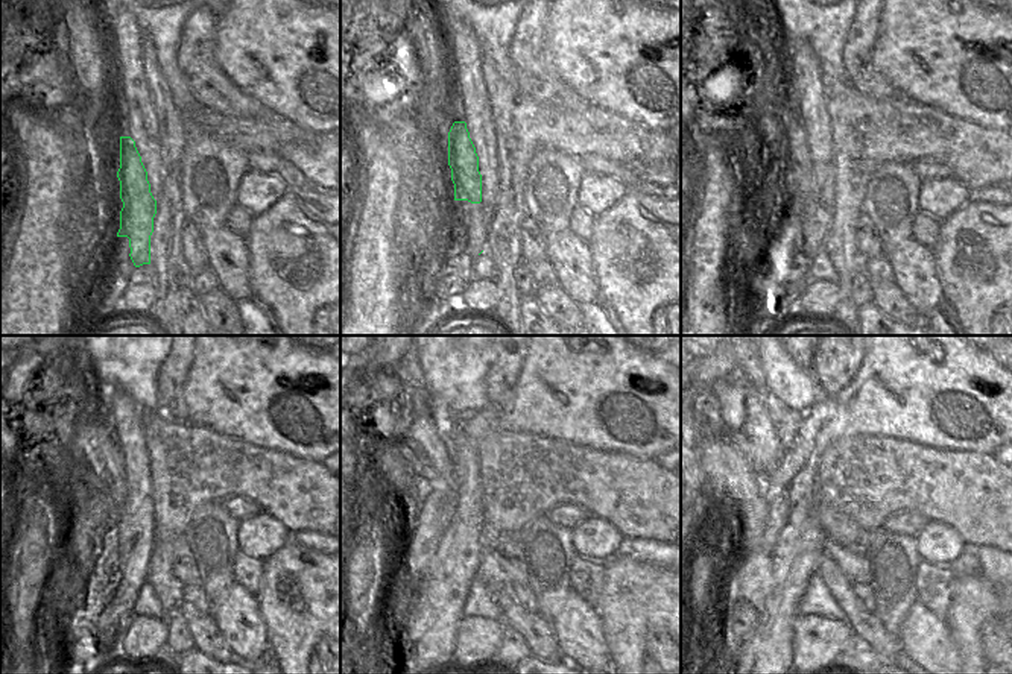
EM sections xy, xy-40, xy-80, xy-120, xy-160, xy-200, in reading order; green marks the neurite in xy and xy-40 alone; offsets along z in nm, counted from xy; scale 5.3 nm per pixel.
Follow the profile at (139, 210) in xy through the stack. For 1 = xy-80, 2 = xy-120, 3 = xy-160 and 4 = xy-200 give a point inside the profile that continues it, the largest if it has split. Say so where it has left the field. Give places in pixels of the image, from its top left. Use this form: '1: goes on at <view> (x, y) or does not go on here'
1: goes on at xy-80 (795, 160)
2: goes on at xy-120 (96, 463)
3: goes on at xy-160 (427, 454)
4: goes on at xy-200 (754, 434)

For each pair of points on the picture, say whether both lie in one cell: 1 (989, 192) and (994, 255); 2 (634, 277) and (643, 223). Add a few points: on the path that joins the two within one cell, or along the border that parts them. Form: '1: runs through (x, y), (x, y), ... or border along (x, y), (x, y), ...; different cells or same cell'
1: border along (968, 199), (996, 204); different cells
2: runs through (641, 263), (643, 237); same cell

